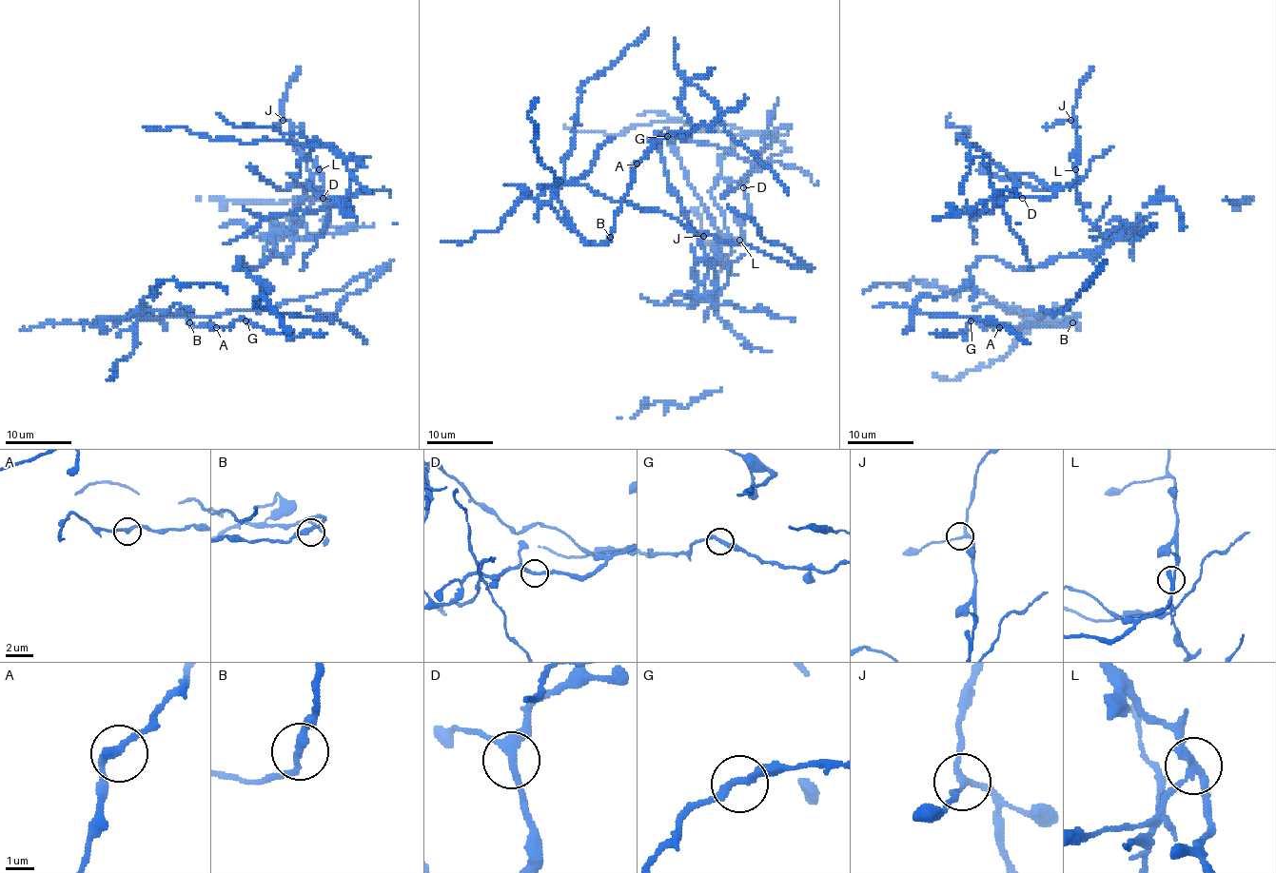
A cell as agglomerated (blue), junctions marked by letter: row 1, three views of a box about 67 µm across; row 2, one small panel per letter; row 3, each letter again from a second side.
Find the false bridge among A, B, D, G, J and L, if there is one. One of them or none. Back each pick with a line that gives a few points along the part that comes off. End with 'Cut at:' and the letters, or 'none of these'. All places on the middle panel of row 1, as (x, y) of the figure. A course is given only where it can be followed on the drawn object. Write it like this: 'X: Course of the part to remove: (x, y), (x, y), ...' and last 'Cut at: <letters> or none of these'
Cut at: L

